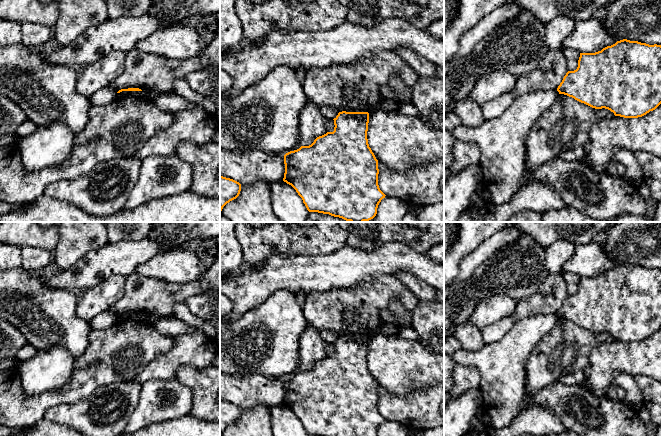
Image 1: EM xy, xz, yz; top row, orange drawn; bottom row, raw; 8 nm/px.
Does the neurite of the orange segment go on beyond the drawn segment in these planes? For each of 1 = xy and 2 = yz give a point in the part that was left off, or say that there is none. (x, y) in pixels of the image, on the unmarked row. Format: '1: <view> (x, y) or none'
1: none
2: none

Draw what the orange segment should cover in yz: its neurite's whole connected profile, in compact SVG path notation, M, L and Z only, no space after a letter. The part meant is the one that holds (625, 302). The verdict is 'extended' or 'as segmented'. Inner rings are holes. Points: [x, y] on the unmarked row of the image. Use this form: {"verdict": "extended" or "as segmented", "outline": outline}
{"verdict": "as segmented", "outline": "M623 263L595 277L580 277L577 293L566 297L557 315L592 332L608 333L615 340L642 341L661 328L661 269Z"}

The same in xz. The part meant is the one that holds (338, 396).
{"verdict": "as segmented", "outline": "M339 336L334 344L334 355L317 361L309 370L301 370L284 379L283 405L291 409L302 422L309 436L377 436L385 418L378 409L378 384L368 368L368 336Z"}

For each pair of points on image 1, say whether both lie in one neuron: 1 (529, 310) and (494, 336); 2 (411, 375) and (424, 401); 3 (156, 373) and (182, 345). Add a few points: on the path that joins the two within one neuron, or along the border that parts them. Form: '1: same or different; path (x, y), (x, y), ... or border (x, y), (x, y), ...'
1: same; path (520, 312), (503, 327)
2: different; border (433, 385), (417, 389), (408, 395), (395, 395)
3: same; path (163, 366), (177, 352)

